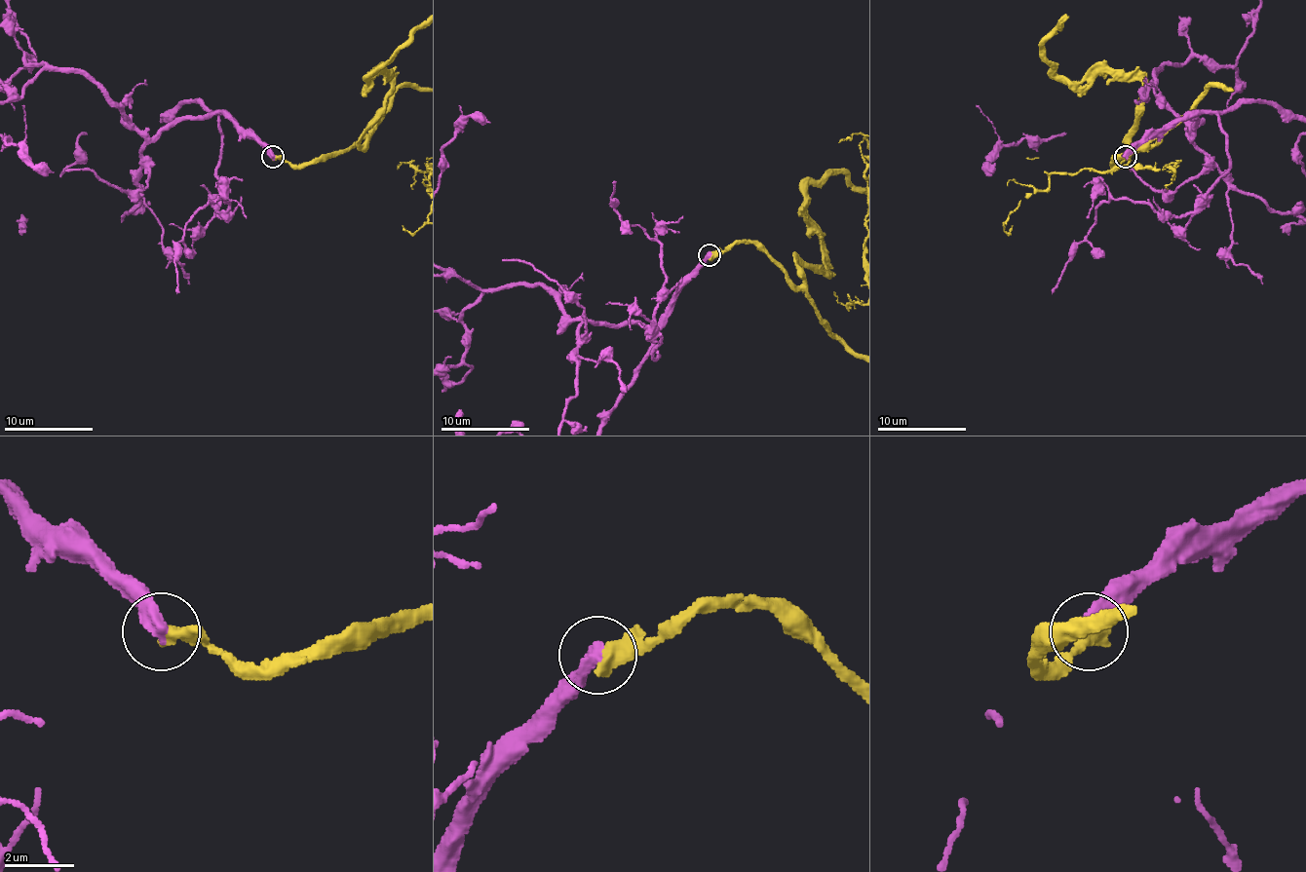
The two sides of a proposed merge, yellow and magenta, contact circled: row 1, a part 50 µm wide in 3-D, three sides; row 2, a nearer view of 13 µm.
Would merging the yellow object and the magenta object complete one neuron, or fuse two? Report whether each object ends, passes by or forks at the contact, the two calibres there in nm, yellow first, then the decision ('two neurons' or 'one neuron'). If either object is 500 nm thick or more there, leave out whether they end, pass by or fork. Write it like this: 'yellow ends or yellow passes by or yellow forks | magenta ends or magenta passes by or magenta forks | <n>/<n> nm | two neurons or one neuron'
550/480 nm | two neurons

